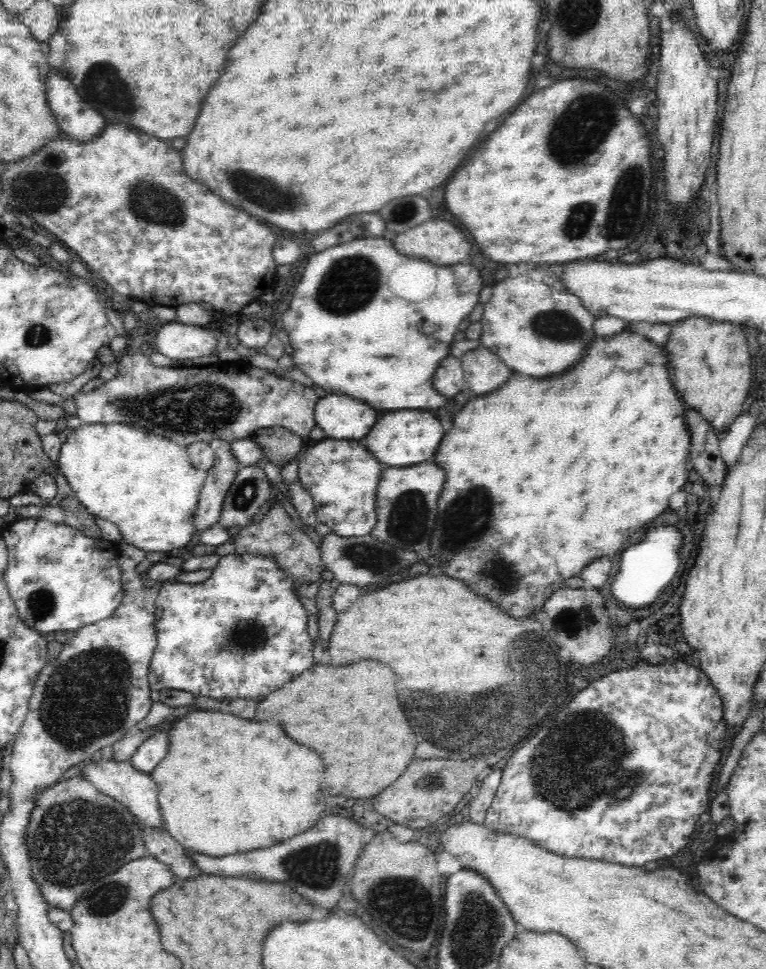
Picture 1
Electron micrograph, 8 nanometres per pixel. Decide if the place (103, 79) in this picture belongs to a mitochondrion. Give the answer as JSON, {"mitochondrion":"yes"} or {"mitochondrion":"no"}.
{"mitochondrion":"yes"}

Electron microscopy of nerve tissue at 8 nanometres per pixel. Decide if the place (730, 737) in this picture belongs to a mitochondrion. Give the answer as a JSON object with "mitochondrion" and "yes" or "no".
{"mitochondrion":"no"}

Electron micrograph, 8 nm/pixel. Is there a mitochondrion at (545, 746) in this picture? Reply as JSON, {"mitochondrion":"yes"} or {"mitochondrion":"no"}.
{"mitochondrion":"yes"}

